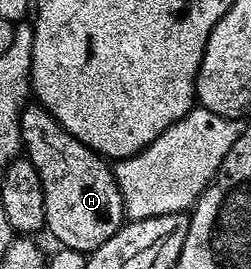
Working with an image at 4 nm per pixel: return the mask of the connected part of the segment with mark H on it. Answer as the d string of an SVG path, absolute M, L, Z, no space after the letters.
M38 104L29 106L18 115L19 140L27 161L39 170L41 188L45 196L46 233L51 233L59 241L60 247L80 252L96 250L101 244L105 244L105 240L115 238L124 225L122 222L125 222L123 197L115 183L112 167L94 150L77 141L48 110Z

